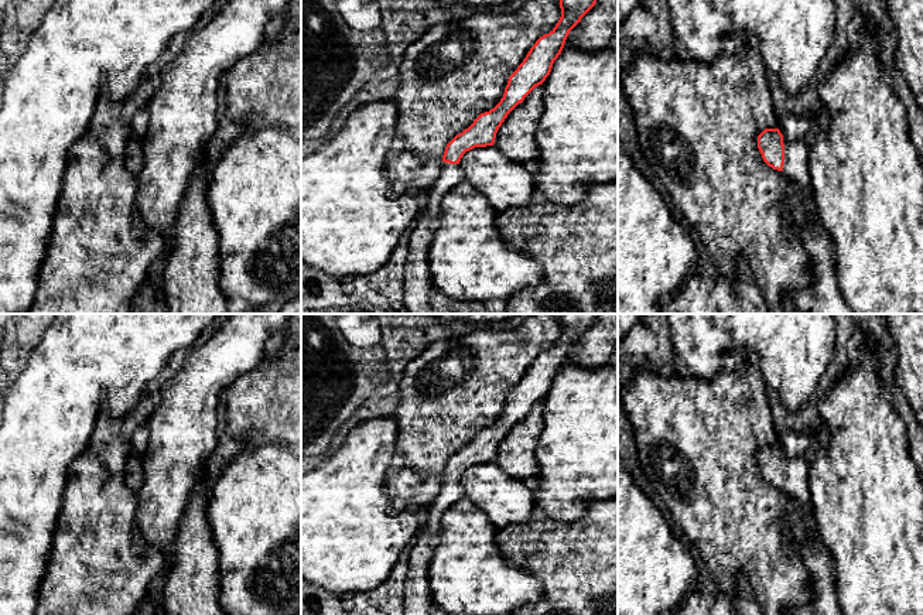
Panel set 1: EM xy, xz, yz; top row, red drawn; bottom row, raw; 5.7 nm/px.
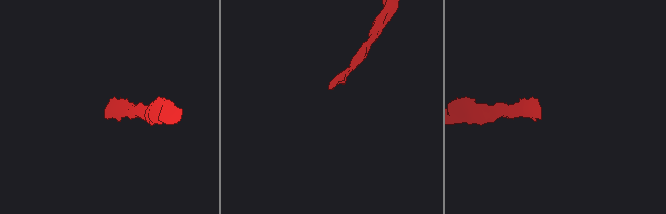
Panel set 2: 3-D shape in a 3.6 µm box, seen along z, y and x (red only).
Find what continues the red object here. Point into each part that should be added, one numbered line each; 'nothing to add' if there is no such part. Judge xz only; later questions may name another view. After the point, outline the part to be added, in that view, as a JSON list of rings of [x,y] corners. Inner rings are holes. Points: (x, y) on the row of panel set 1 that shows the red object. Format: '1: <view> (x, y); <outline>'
1: xz (419, 286); [[[444,163],[437,180],[428,187],[423,198],[423,208],[408,233],[408,257],[404,274],[403,305],[408,314],[433,314],[431,293],[435,288],[428,263],[428,252],[433,243],[440,216],[438,201],[455,185],[465,180],[459,164]]]

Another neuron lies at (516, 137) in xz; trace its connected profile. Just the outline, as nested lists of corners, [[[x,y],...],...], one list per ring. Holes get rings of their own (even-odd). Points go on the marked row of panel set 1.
[[[539,85],[507,115],[493,146],[517,163],[537,160],[536,129],[543,110],[543,89]]]

